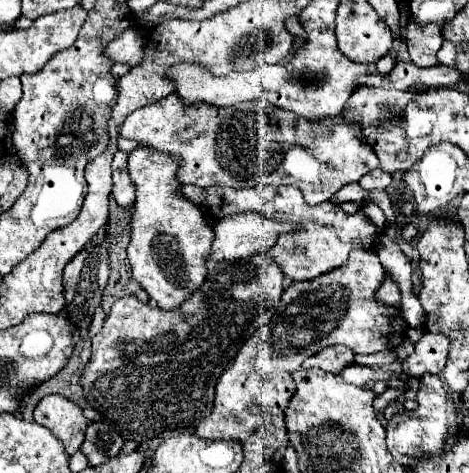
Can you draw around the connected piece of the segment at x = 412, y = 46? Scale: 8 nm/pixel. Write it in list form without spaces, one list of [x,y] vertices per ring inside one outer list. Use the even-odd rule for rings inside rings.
[[[409,23],[407,27],[407,47],[409,47],[409,55],[411,61],[415,65],[423,65],[423,67],[433,67],[437,65],[437,51],[441,49],[443,43],[443,35],[441,35],[441,27],[431,23],[425,27],[419,27],[415,23]]]

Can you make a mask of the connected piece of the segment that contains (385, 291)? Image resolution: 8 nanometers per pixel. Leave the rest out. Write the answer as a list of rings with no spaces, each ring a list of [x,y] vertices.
[[[385,277],[385,281],[383,281],[383,285],[381,285],[381,289],[379,289],[377,297],[379,297],[381,301],[389,303],[389,305],[401,303],[401,293],[399,293],[397,285],[395,285],[395,283],[393,283],[389,277]]]

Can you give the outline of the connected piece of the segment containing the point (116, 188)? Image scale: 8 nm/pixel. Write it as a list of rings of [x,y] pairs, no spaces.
[[[117,151],[113,159],[113,193],[111,195],[121,207],[133,205],[135,201],[135,185],[127,173],[127,153],[125,151]]]

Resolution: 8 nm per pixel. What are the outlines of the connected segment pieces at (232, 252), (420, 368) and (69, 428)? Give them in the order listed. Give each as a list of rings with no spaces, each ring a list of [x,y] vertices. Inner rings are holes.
[[[237,213],[235,217],[221,219],[215,227],[219,227],[215,229],[215,243],[213,243],[213,253],[211,253],[211,259],[215,261],[223,261],[223,259],[233,261],[233,259],[245,259],[255,253],[267,253],[271,245],[275,245],[275,241],[279,239],[279,235],[287,231],[295,231],[293,223],[267,219],[257,213]]]
[[[425,331],[421,341],[415,345],[413,355],[403,361],[405,375],[421,377],[423,373],[441,373],[441,369],[445,367],[447,349],[449,339],[445,335]]]
[[[47,395],[39,401],[33,411],[35,423],[47,427],[59,441],[63,441],[65,451],[73,455],[83,443],[83,429],[91,423],[79,405],[63,395]]]

